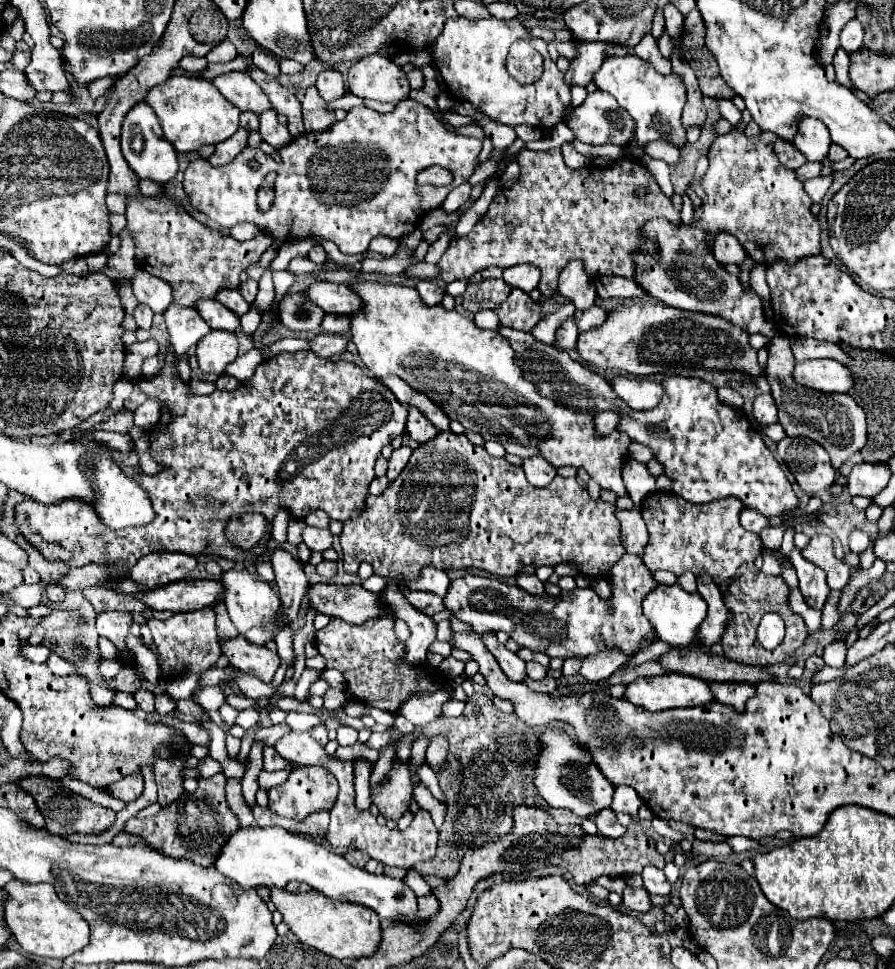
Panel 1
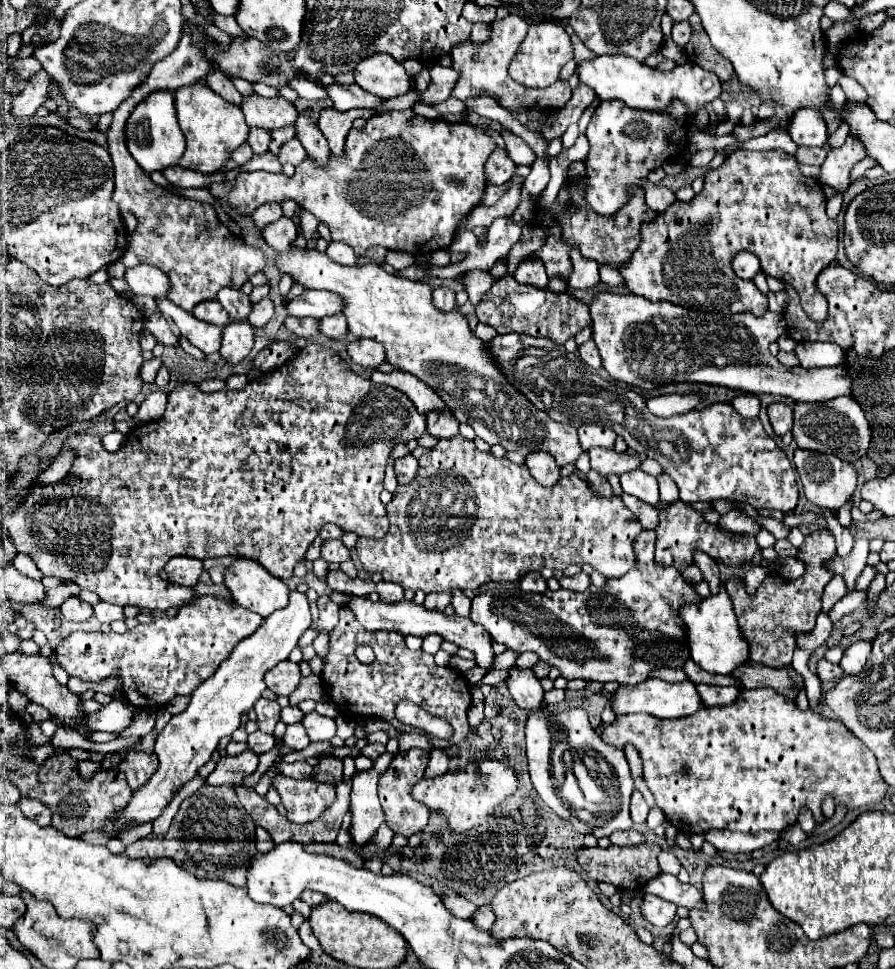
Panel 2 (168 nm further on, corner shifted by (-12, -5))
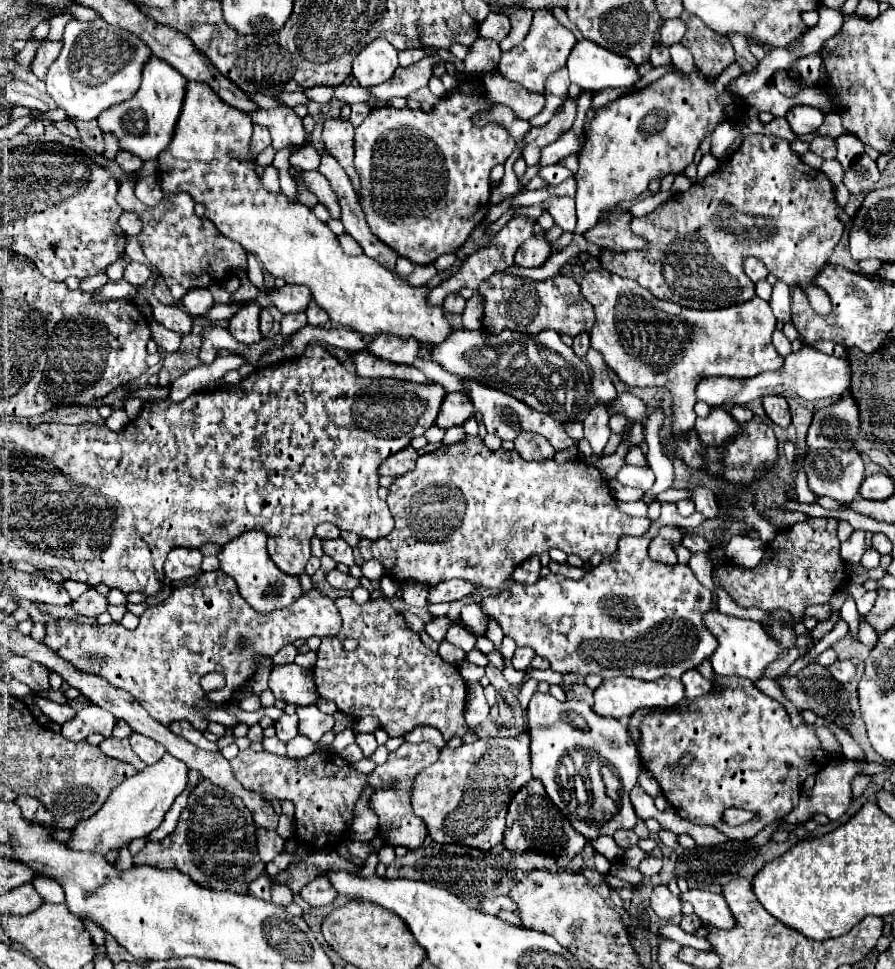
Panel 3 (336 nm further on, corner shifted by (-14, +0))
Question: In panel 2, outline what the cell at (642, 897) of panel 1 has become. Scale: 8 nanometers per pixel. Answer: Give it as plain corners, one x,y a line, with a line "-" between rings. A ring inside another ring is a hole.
644,895
640,911
654,927
668,927
676,917
676,905
656,895

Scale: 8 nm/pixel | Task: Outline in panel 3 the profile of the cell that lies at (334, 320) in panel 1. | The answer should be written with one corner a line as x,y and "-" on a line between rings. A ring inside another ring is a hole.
310,302
310,306
306,308
306,314
308,314
308,322
312,326
324,326
324,324
330,322
330,318
326,316
326,312
316,302

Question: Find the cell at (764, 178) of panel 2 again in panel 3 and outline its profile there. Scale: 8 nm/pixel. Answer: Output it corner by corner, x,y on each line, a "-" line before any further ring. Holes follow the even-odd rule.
746,136
742,146
728,156
718,170
714,170
704,180
692,184
688,192
674,194
654,212
634,218
632,230
646,238
644,250
634,252
610,252
602,250
602,268
622,278
632,278
650,290
658,300
670,300
686,308
696,310
716,310
732,304
748,302
756,296
754,282
746,278
742,270
742,260
748,256
760,258
770,274
784,280
786,284
796,284
806,290
806,296
816,312
826,316
832,306
826,292
816,284
820,270
828,264
836,244
842,238
844,224
836,218
838,206
834,198
832,182
824,172
810,168
796,156
788,142
774,136

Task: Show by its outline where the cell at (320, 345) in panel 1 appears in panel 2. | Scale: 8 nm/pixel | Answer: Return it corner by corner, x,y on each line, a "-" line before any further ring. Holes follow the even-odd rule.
362,339
362,341
352,341
348,345
348,355
352,357
354,363
370,369
378,369
386,361
386,351
378,341
372,339

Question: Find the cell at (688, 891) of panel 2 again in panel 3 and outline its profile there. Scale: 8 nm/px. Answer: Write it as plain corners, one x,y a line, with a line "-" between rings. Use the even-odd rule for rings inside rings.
690,888
688,892
680,894
682,900
690,902
694,906
694,912
708,924
716,928
732,928
734,918
728,910
726,900
720,894
700,890
700,888

